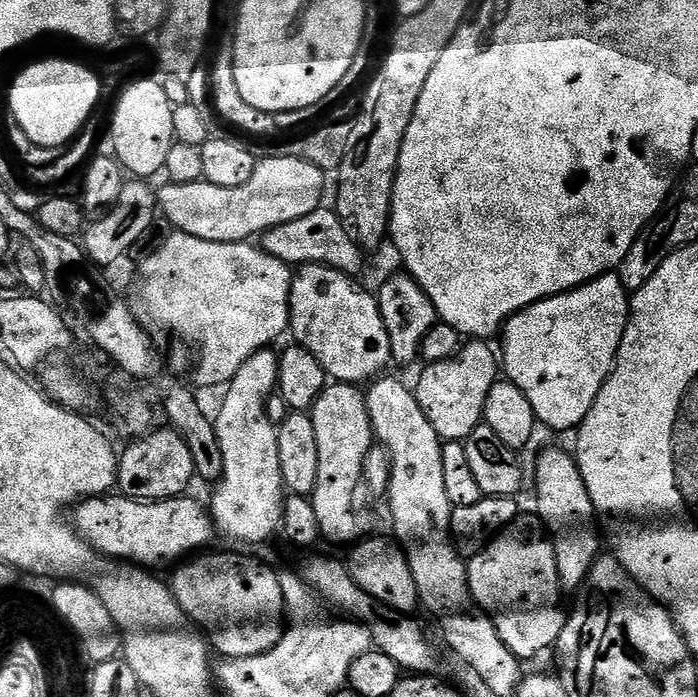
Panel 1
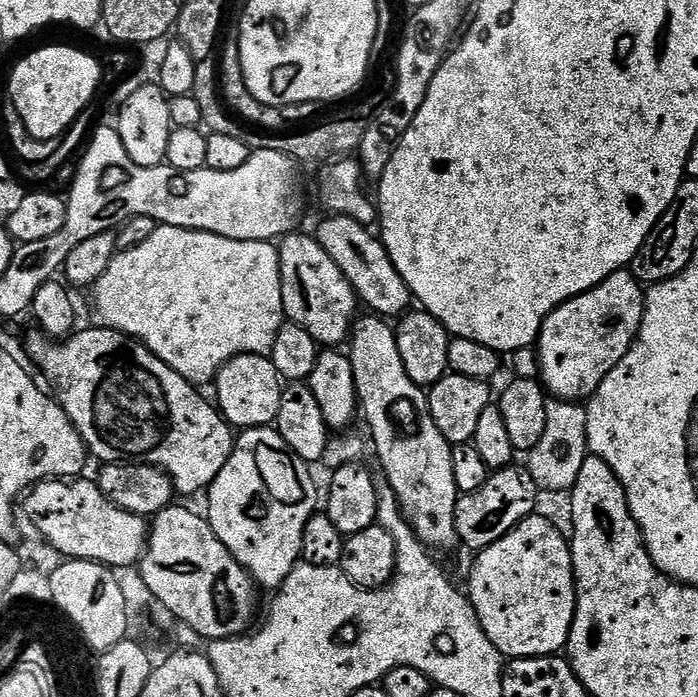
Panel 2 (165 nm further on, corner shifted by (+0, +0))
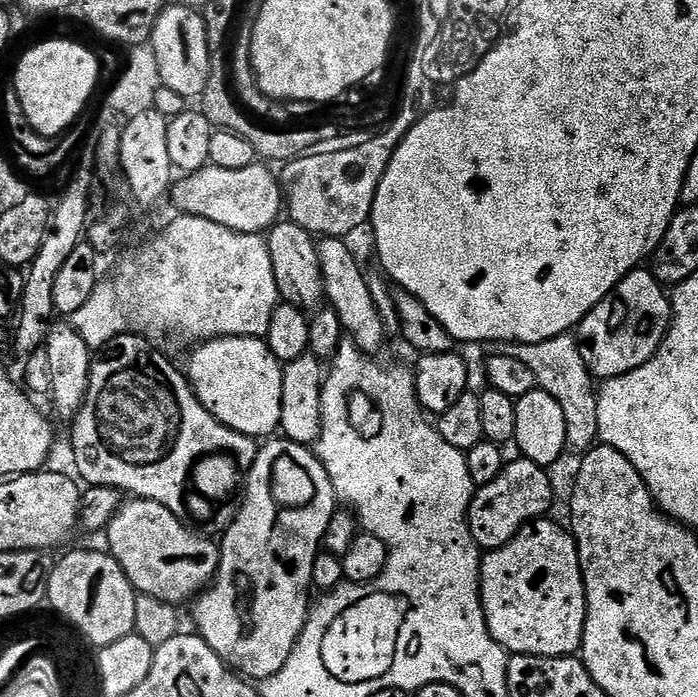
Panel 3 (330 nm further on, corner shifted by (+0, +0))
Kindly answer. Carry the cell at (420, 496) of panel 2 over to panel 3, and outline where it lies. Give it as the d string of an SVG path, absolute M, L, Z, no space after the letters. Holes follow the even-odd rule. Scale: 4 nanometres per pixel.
M322 236L316 240L326 304L334 310L334 314L338 314L351 343L363 352L376 354L384 344L386 321L374 302L374 294L370 294L369 277L364 276L364 268L360 265L359 258L352 253L352 248L347 243L349 241L345 237Z

